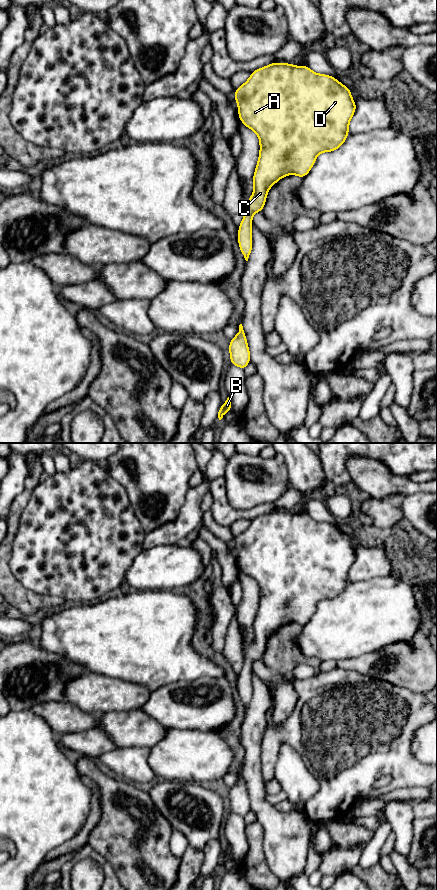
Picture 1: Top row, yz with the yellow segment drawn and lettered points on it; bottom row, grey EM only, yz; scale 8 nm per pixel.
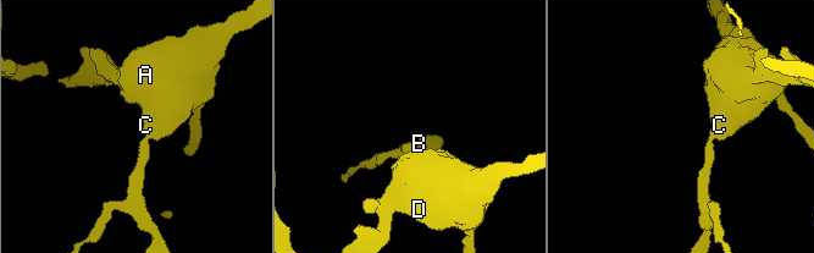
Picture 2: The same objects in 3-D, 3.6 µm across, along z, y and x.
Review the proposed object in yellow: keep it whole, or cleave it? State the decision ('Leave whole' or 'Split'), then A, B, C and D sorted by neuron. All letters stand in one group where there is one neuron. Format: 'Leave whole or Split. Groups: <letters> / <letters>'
Leave whole. Groups: A B C D

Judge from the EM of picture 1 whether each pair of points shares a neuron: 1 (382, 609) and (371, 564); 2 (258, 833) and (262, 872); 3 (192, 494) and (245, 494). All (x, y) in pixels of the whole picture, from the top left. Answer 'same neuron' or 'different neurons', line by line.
1: different neurons
2: same neuron
3: different neurons

